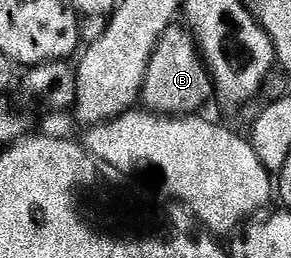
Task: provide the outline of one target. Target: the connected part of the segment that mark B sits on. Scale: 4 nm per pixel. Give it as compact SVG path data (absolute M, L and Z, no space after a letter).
M184 26L168 28L158 38L154 54L146 70L146 82L140 91L140 100L147 111L161 118L191 116L213 97L214 85L204 58L196 46L196 39Z

